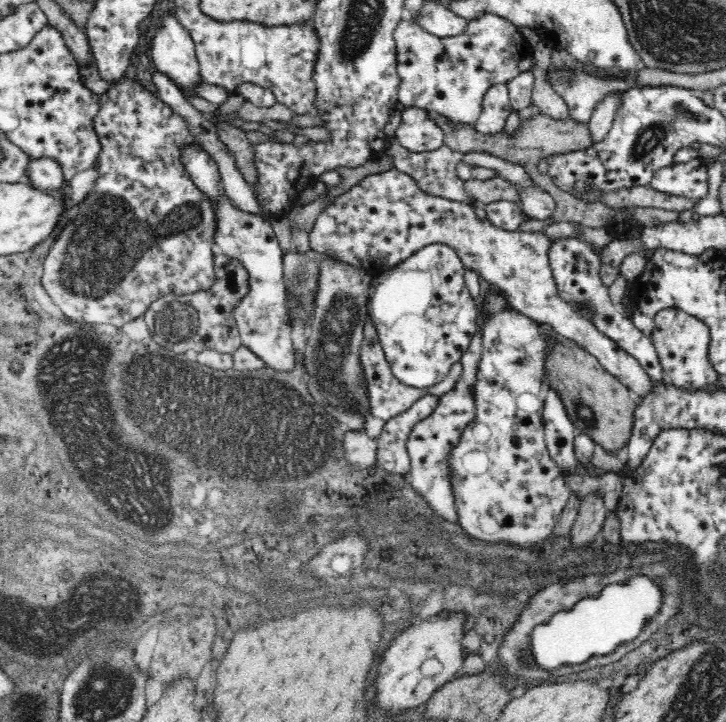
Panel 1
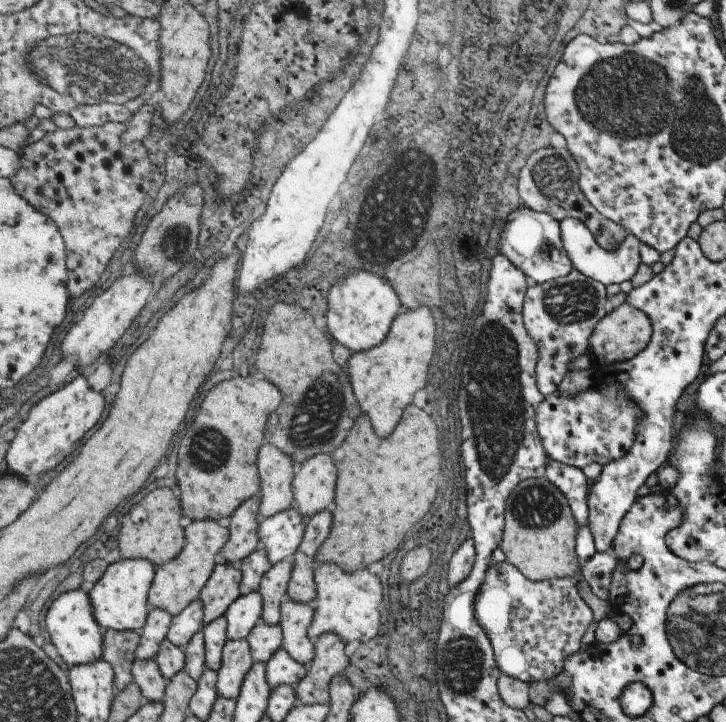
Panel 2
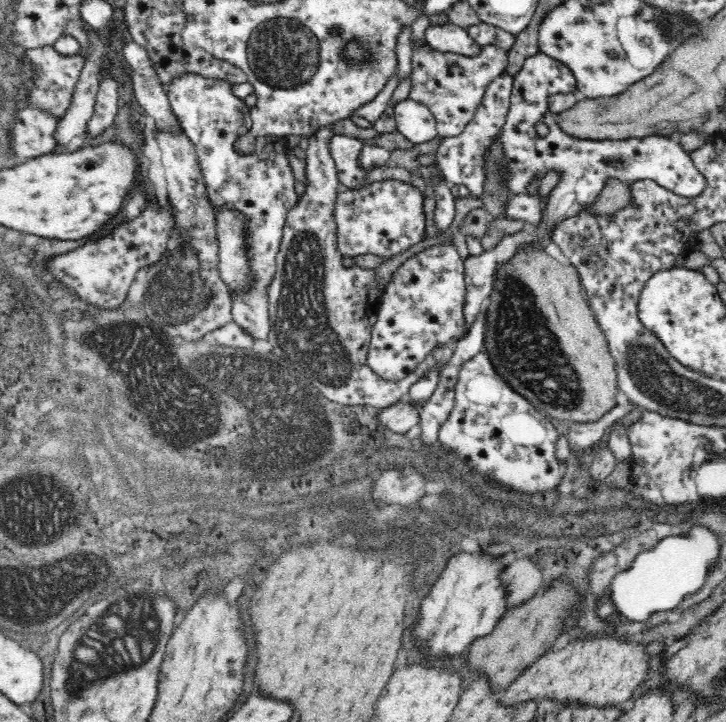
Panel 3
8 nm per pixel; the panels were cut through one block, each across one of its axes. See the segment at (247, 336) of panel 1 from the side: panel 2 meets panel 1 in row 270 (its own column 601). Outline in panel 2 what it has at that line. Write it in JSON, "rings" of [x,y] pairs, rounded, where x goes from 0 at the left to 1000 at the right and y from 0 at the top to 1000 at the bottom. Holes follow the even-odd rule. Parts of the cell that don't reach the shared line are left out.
{"rings":[[[778,302],[778,305],[770,307],[770,316],[773,316],[775,346],[781,349],[787,366],[789,366],[789,374],[800,377],[800,380],[809,382],[809,385],[817,385],[817,388],[828,391],[831,396],[836,396],[836,393],[855,393],[855,391],[861,391],[861,388],[869,388],[872,380],[877,377],[877,371],[883,368],[883,357],[880,357],[883,332],[877,332],[875,327],[864,327],[850,346],[836,349],[836,346],[831,346],[831,343],[820,335],[820,327],[809,319],[809,313],[806,313],[800,305]]]}

